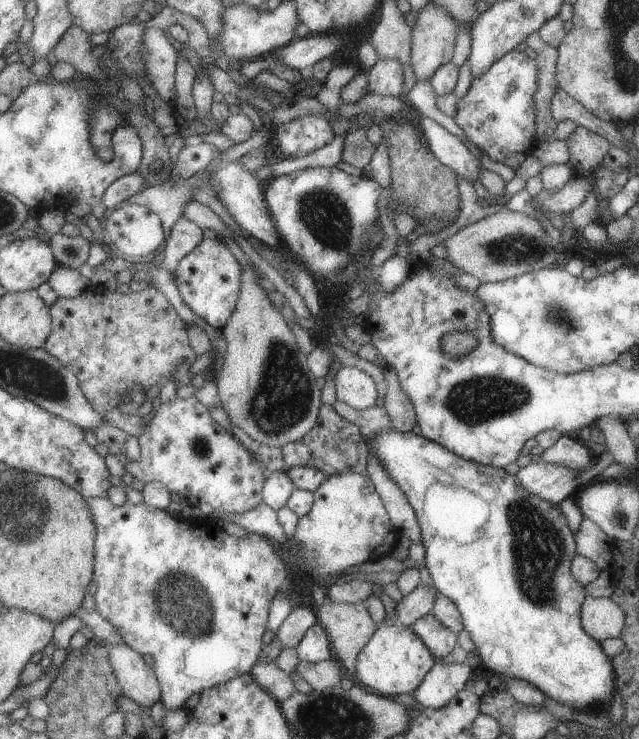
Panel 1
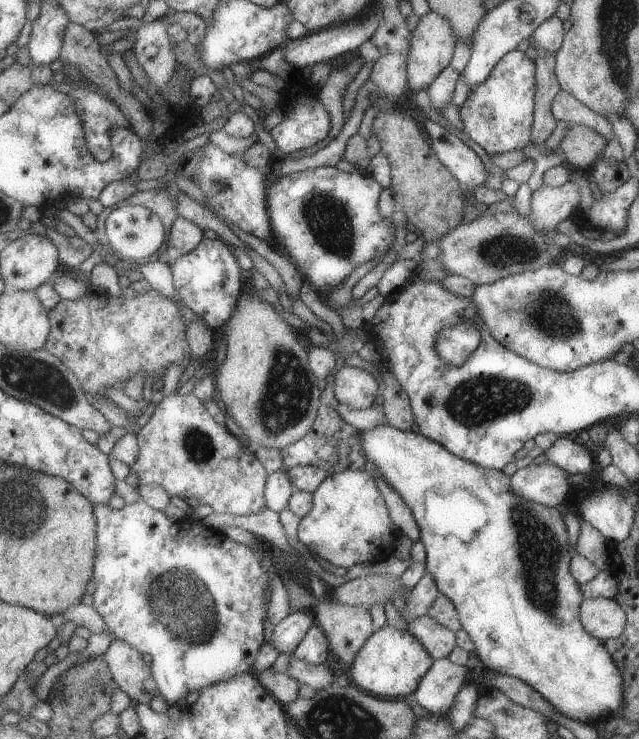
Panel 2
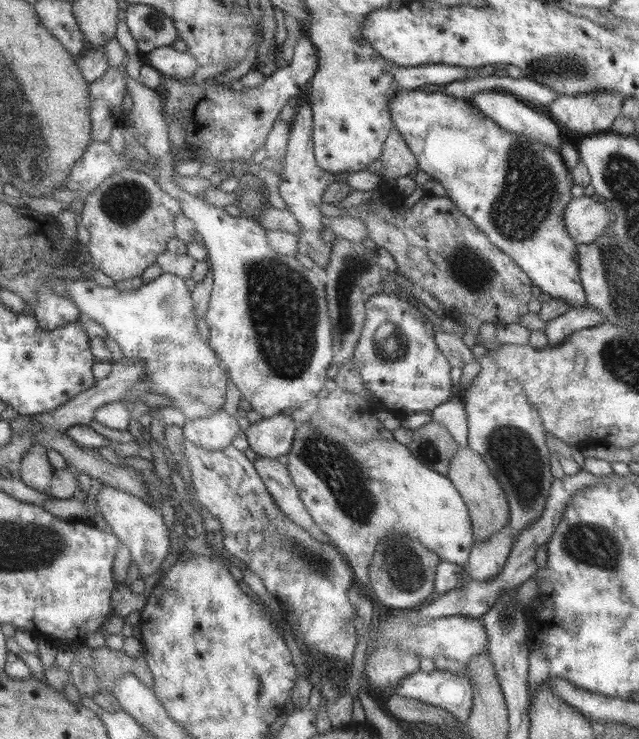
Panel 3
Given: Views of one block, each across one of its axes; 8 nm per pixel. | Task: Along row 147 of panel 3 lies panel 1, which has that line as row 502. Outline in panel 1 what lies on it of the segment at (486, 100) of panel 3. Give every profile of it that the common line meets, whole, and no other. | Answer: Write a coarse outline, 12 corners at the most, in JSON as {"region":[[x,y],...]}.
{"region":[[539,461],[514,476],[523,490],[557,506],[576,493],[587,468]]}

